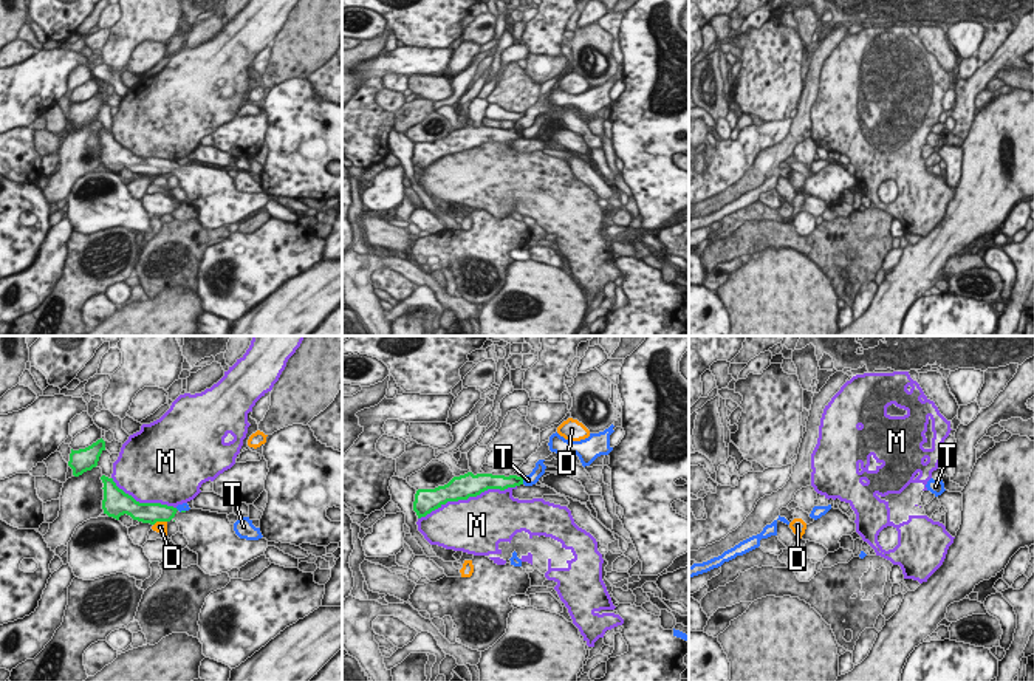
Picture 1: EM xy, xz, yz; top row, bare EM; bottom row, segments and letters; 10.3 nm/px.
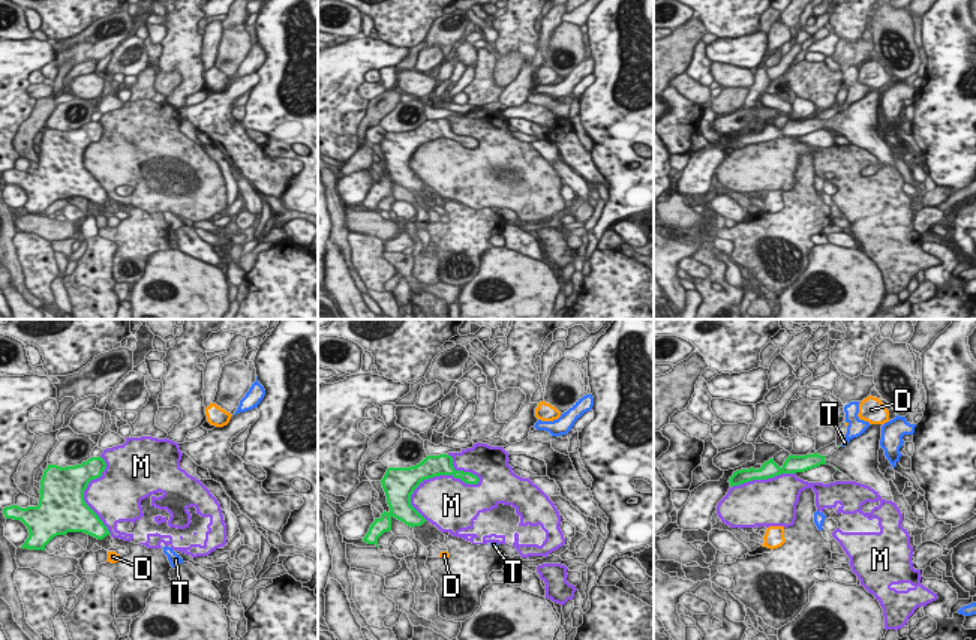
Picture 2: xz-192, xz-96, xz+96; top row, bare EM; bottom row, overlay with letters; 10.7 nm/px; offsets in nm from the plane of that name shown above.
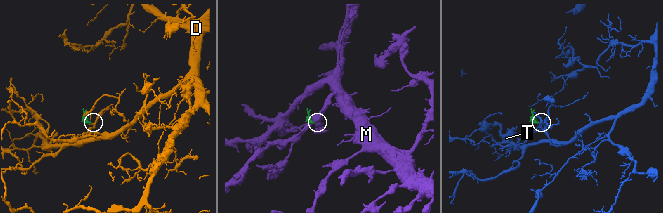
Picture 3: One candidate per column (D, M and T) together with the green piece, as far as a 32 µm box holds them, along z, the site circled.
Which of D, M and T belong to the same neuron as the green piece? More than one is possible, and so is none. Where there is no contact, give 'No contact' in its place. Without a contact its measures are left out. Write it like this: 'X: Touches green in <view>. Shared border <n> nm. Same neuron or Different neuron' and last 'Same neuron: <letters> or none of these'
D: Touches green in xy. Shared border 150 nm. Different neuron
M: Touches green in xz. Shared border 1100 nm. Different neuron
T: Touches green in xz. Shared border 90 nm. Different neuron
Same neuron: none of these.

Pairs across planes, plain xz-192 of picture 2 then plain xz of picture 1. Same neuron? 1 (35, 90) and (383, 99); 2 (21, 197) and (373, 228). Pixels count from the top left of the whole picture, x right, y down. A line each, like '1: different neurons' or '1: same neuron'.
1: same neuron
2: different neurons

